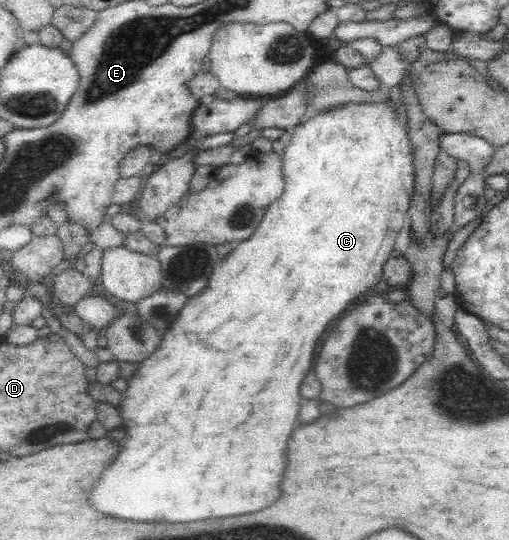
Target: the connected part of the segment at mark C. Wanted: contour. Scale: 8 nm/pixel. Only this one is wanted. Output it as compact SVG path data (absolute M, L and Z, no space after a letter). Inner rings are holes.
M393 100L382 103L347 103L322 111L318 116L296 124L285 141L287 146L282 156L283 194L269 204L255 232L247 240L235 243L233 250L215 266L208 286L199 295L187 299L185 306L165 330L155 352L139 362L135 374L127 379L127 388L121 393L121 402L116 407L123 419L120 428L126 430L125 438L119 442L121 452L115 456L115 462L99 476L91 492L93 506L103 514L137 522L195 522L203 518L259 512L281 496L279 480L288 461L285 456L286 440L298 421L297 414L302 399L299 384L312 370L315 346L319 344L323 330L327 330L327 326L337 320L339 314L343 314L349 304L353 304L353 300L365 296L365 292L380 282L383 264L389 260L397 234L403 228L415 184L413 146L407 135L407 122L401 121L399 109L395 107Z

